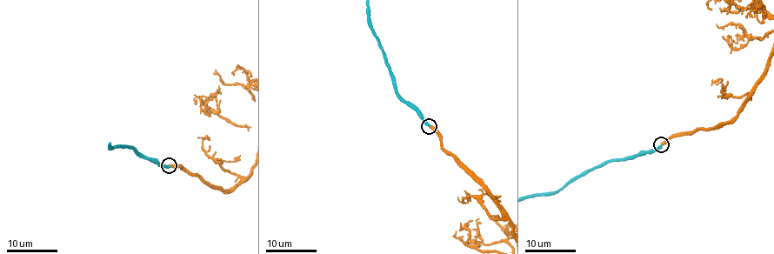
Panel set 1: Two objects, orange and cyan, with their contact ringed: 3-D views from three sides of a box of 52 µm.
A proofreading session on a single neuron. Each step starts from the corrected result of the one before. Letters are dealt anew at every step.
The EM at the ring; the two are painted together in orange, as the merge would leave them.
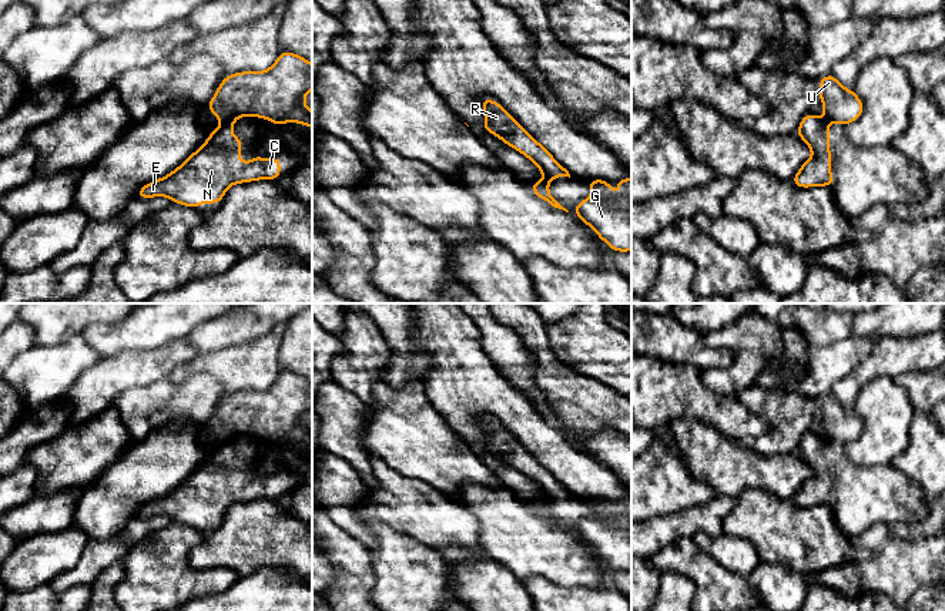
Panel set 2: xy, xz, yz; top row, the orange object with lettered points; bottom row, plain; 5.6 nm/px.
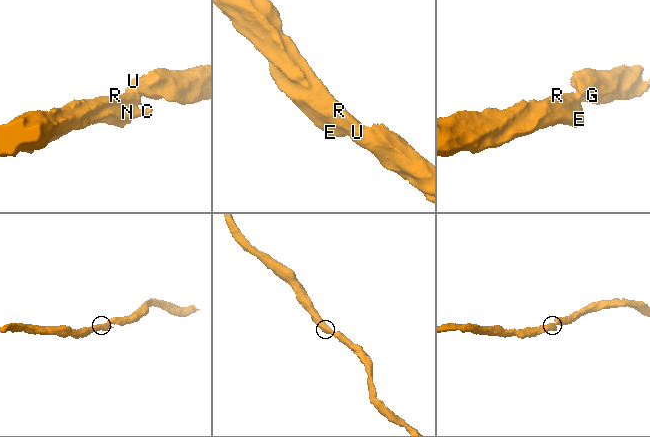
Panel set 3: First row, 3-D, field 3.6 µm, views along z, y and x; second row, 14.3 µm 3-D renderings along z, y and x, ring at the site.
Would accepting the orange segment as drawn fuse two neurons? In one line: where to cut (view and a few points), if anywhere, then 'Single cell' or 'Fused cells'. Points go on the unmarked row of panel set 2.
Split along xy (234, 437), (224, 443). Fused cells

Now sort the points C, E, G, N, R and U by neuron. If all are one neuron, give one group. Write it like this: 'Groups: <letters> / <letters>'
Groups: C E N R / G U

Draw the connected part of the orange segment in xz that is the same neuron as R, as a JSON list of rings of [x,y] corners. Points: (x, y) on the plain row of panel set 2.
[[[483,416],[482,429],[485,432],[483,449],[527,476],[543,491],[544,500],[553,500],[556,496],[570,497],[569,490],[562,486],[499,422],[489,416]]]

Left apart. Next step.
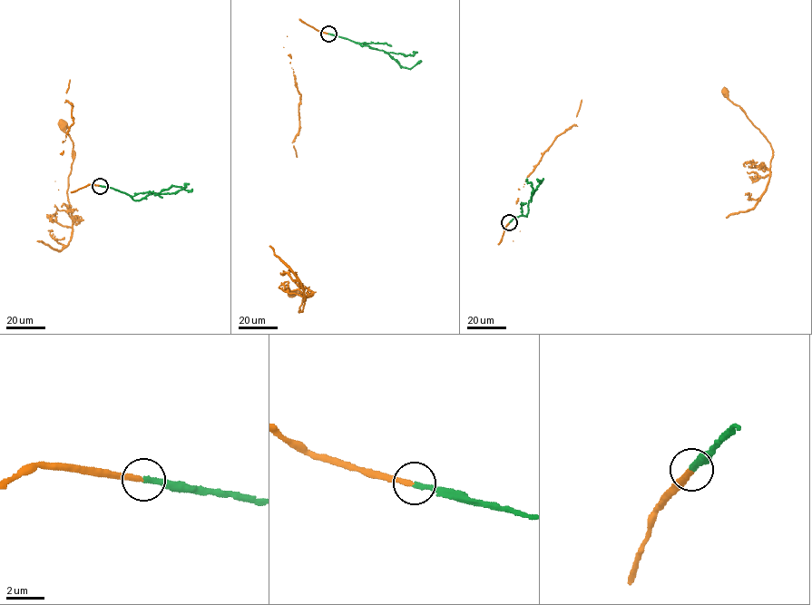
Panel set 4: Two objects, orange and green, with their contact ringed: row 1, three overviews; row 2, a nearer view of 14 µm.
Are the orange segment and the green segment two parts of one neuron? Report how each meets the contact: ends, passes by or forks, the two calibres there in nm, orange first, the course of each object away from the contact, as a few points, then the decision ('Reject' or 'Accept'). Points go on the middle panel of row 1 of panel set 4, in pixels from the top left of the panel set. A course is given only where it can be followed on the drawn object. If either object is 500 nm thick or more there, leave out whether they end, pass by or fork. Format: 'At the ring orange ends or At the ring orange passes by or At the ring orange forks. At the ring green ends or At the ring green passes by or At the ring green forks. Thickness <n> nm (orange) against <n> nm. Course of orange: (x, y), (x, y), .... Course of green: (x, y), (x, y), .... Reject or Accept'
At the ring orange ends. At the ring green ends. Thickness 240 nm (orange) against 260 nm. Course of orange: (328, 34), (301, 22), (283, 47), (270, 247), (300, 283), (302, 311), (303, 294), (292, 294). Course of green: (328, 34), (386, 52), (401, 66), (412, 68), (421, 61). Accept

